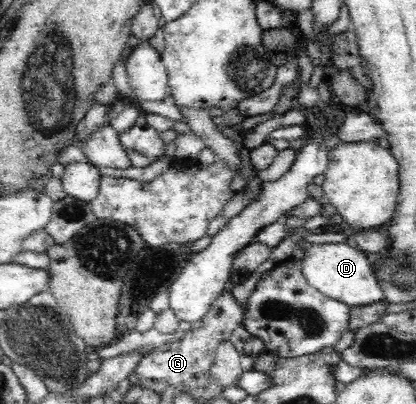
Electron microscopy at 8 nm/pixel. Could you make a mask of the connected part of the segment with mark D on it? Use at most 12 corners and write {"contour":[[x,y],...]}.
{"contour":[[351,243],[313,244],[310,287],[351,308],[386,301],[373,257]]}

